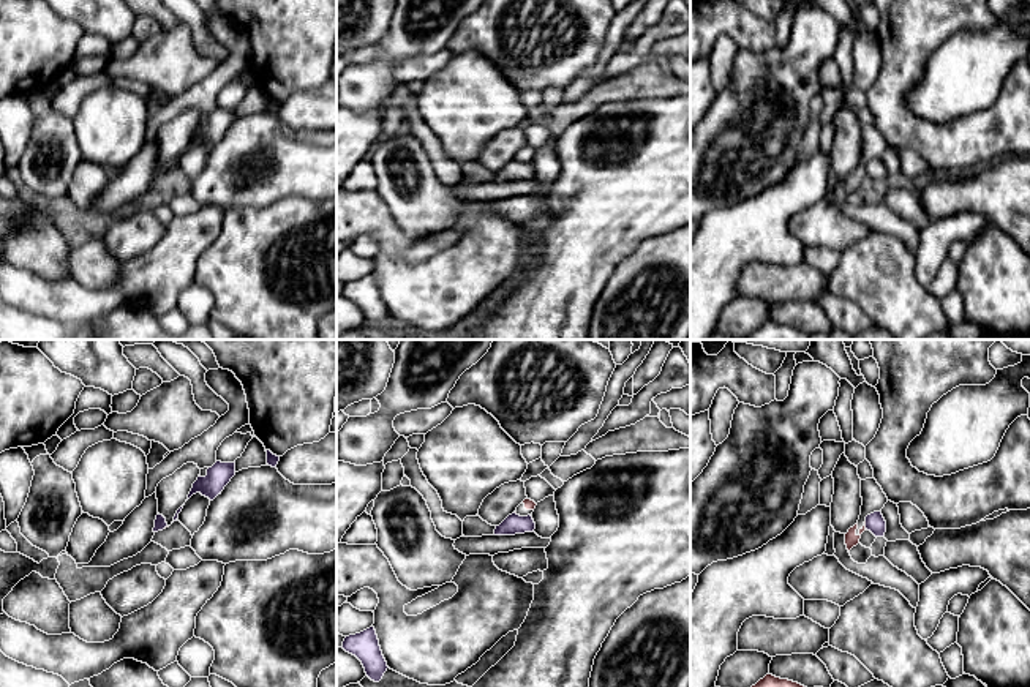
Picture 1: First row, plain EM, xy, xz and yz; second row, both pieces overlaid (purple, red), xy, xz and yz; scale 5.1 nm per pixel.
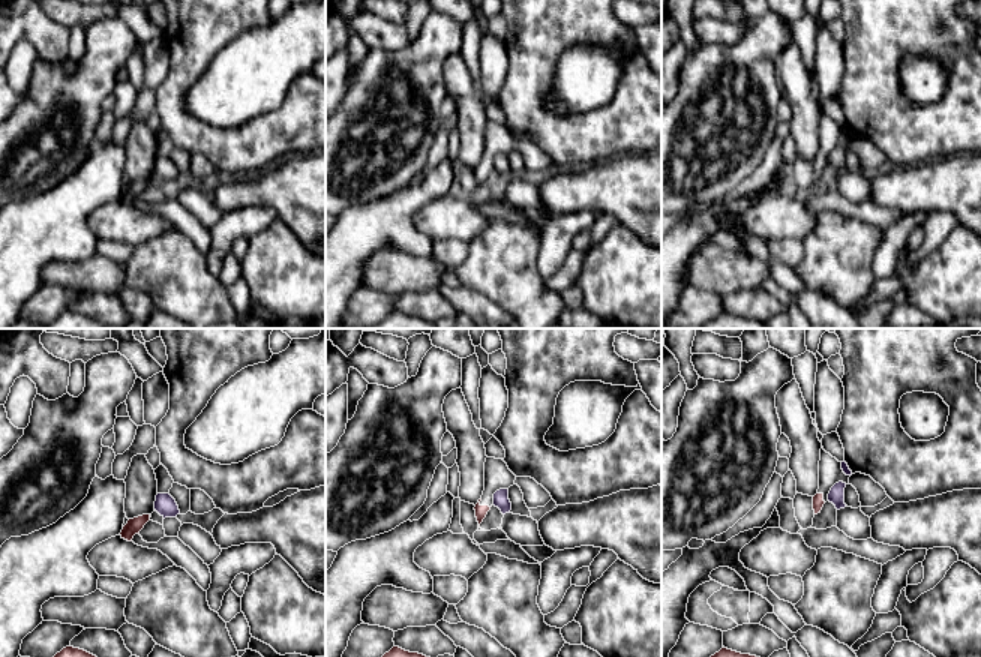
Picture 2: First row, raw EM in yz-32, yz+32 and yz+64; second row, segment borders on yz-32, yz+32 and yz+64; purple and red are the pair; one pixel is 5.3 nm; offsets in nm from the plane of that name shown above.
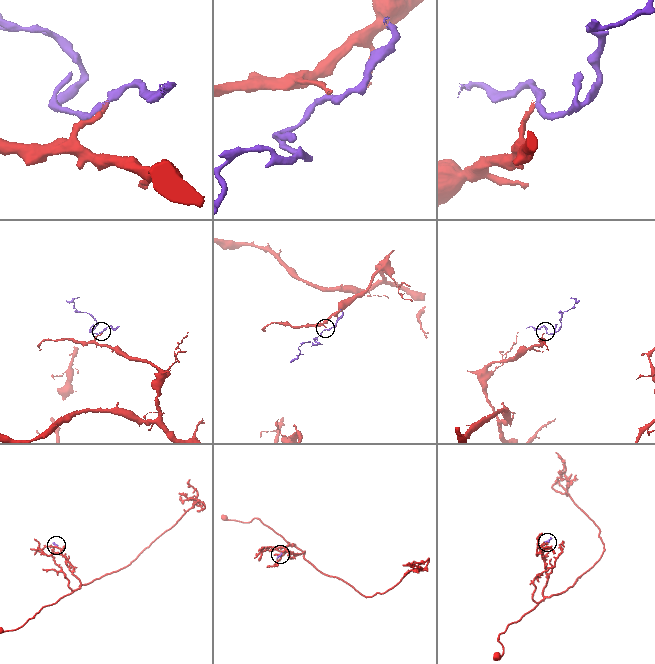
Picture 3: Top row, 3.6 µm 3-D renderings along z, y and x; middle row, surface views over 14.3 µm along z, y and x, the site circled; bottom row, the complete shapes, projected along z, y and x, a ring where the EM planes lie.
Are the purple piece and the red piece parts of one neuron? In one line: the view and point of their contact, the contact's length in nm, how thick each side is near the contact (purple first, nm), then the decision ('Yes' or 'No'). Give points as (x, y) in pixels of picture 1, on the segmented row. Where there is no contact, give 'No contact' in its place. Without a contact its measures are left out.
Touches purple at yz (866, 525). Shared border 40 nm. Thickness 100 nm (purple) against 70 nm. No

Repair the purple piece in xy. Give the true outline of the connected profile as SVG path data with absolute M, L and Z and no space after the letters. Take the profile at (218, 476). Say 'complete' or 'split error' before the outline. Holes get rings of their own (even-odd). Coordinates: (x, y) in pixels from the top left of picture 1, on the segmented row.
complete; M216 461L212 467L207 469L205 477L197 477L197 480L193 483L193 488L188 494L188 499L201 493L202 496L213 501L224 486L231 482L231 479L235 475L235 461L234 463L221 463Z

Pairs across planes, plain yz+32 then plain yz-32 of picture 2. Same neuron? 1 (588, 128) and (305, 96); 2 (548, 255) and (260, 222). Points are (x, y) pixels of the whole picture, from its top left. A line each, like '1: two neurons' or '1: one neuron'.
1: one neuron
2: one neuron

